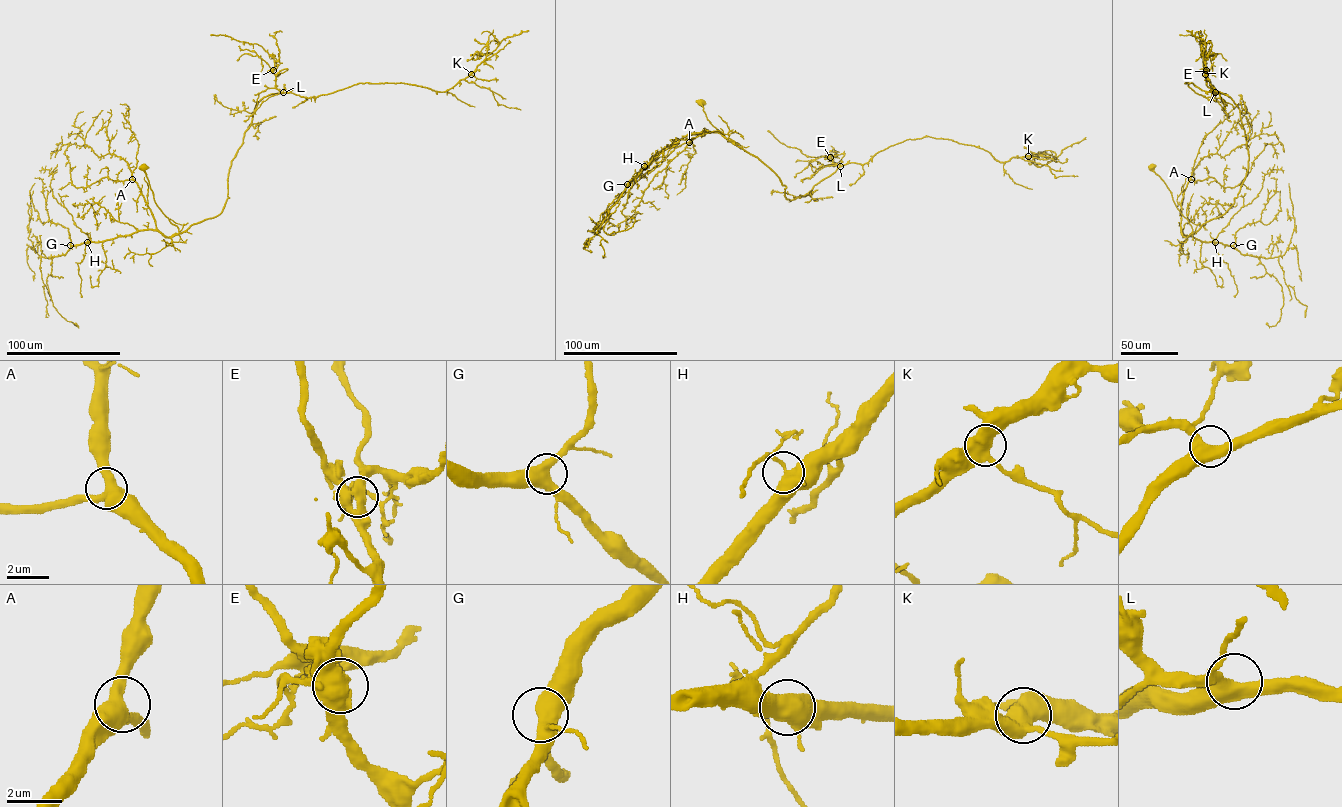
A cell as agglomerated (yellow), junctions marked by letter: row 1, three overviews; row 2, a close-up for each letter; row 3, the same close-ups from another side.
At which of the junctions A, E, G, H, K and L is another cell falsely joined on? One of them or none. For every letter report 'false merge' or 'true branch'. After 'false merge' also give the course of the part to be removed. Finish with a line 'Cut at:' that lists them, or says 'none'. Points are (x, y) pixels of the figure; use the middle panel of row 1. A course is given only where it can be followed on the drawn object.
A: true branch
E: true branch
G: true branch
H: true branch
K: true branch
L: true branch
Cut at: none

